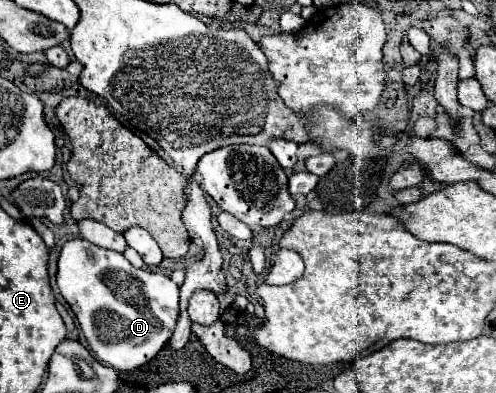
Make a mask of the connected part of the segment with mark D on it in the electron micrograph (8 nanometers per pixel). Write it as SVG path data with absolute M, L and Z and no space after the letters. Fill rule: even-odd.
M70 239L58 257L56 285L72 307L98 361L116 371L142 367L172 335L180 287L162 273L132 267L122 253L96 247L86 239Z

